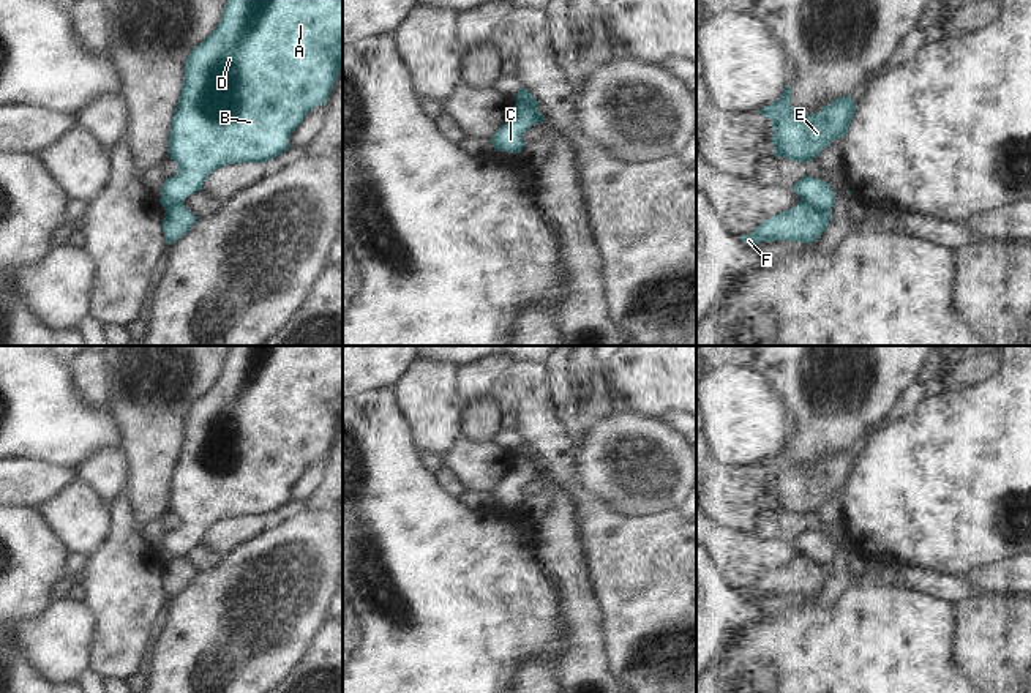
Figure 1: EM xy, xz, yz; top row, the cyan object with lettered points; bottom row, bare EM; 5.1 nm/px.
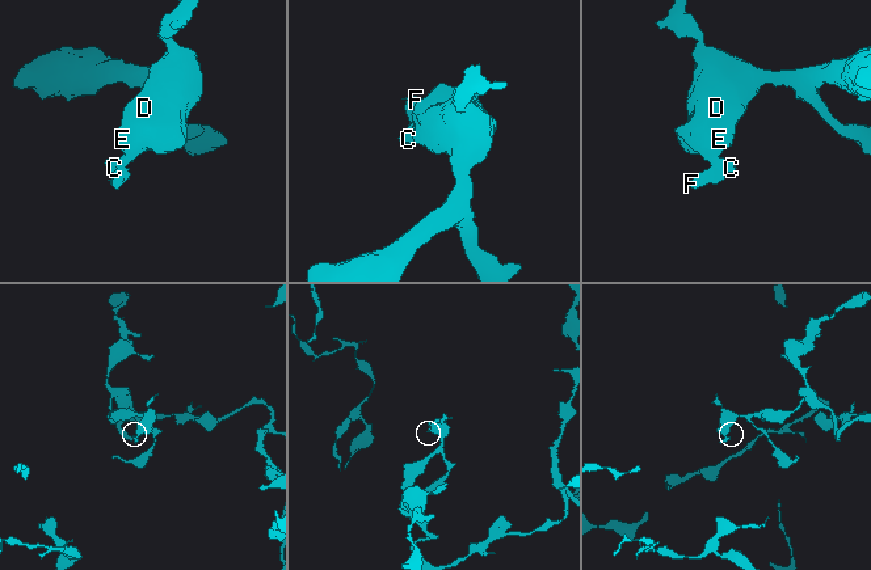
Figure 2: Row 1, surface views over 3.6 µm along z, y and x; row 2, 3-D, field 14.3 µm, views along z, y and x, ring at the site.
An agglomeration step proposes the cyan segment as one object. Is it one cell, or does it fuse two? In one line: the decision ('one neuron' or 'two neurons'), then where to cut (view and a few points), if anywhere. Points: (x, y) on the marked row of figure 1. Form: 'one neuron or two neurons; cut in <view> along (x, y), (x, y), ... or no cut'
two neurons; cut in yz along (801, 199), (815, 209), (829, 212)

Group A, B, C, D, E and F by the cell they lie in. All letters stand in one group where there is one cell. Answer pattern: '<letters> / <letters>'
A B C D E / F

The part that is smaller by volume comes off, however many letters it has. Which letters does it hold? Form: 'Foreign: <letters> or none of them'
Foreign: F.

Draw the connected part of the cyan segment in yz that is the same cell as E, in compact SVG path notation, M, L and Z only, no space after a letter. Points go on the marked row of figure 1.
M789 85L782 96L759 109L772 122L774 156L796 163L815 159L834 139L845 137L856 114L851 95L840 96L818 114L802 114L789 103Z

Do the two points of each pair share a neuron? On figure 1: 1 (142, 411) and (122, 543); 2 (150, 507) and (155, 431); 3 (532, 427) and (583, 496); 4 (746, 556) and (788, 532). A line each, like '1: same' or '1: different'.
1: different
2: same
3: same
4: different

